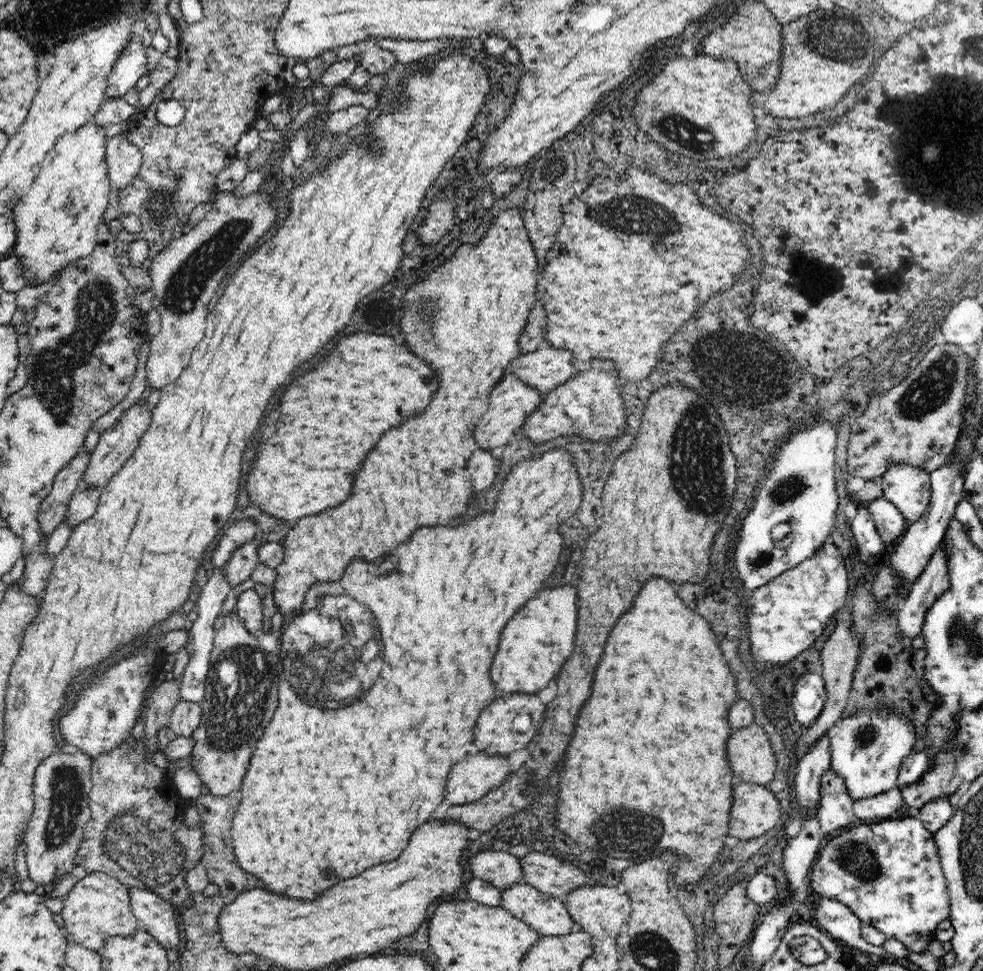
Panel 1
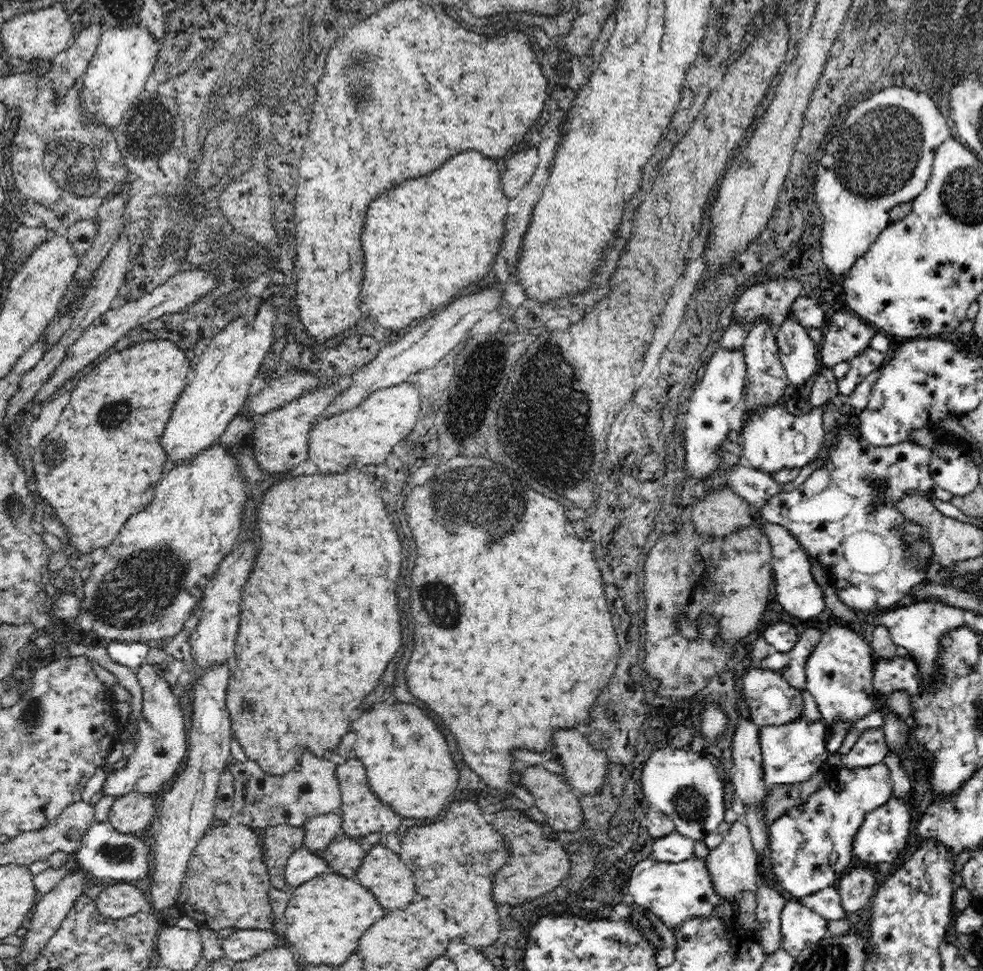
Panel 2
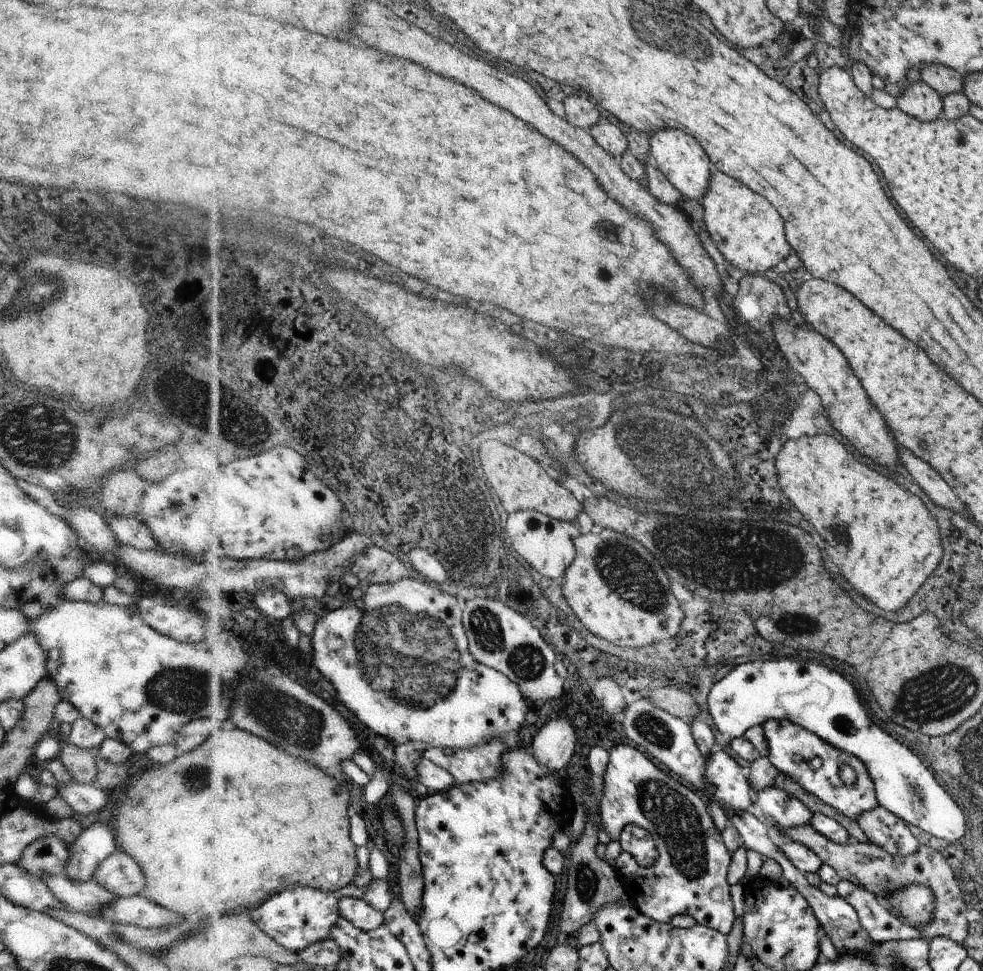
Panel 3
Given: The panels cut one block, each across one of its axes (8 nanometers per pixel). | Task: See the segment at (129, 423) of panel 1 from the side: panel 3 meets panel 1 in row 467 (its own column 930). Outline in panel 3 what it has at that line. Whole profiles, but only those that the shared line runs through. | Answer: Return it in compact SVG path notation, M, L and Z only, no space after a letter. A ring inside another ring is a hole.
M924 80L902 84L902 91L896 97L897 108L922 122L938 120L943 115L941 95L930 88Z

